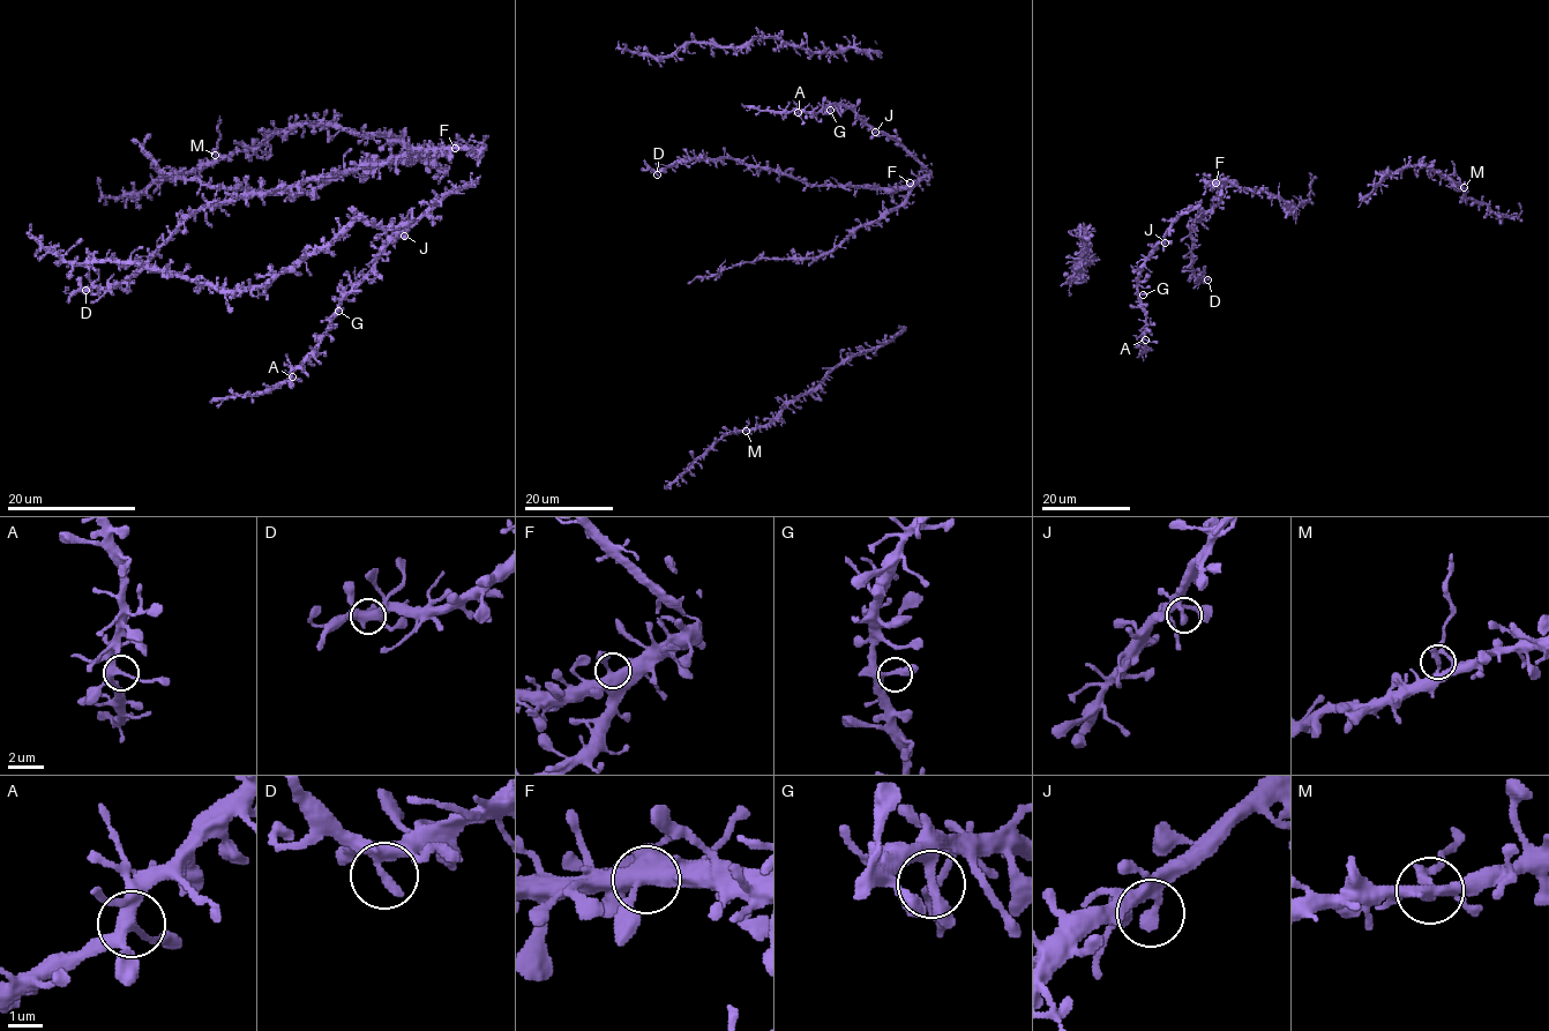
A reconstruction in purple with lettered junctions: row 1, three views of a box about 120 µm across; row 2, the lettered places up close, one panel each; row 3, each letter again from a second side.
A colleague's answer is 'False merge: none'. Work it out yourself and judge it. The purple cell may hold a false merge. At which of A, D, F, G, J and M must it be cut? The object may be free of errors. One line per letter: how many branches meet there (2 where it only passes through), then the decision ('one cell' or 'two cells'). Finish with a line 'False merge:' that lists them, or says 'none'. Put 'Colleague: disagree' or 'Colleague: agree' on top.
Colleague: disagree
A: 3 | one cell
D: 2 | one cell
F: 3 | one cell
G: 2 | one cell
J: 3 | one cell
M: 3 | two cells
False merge: M

